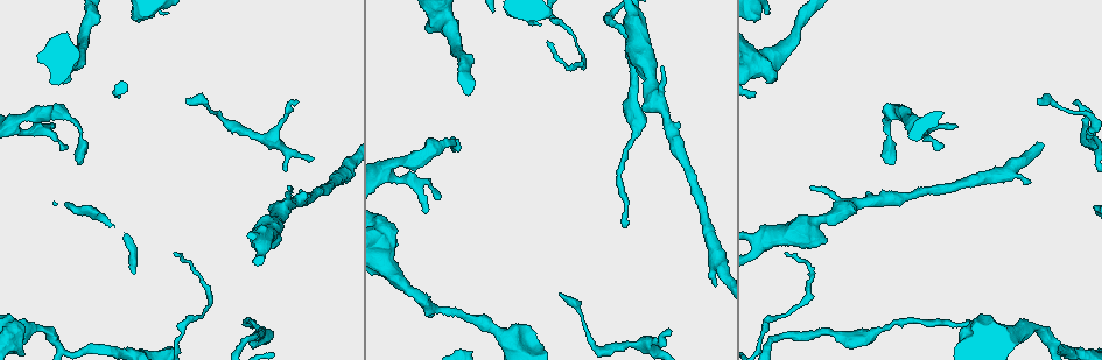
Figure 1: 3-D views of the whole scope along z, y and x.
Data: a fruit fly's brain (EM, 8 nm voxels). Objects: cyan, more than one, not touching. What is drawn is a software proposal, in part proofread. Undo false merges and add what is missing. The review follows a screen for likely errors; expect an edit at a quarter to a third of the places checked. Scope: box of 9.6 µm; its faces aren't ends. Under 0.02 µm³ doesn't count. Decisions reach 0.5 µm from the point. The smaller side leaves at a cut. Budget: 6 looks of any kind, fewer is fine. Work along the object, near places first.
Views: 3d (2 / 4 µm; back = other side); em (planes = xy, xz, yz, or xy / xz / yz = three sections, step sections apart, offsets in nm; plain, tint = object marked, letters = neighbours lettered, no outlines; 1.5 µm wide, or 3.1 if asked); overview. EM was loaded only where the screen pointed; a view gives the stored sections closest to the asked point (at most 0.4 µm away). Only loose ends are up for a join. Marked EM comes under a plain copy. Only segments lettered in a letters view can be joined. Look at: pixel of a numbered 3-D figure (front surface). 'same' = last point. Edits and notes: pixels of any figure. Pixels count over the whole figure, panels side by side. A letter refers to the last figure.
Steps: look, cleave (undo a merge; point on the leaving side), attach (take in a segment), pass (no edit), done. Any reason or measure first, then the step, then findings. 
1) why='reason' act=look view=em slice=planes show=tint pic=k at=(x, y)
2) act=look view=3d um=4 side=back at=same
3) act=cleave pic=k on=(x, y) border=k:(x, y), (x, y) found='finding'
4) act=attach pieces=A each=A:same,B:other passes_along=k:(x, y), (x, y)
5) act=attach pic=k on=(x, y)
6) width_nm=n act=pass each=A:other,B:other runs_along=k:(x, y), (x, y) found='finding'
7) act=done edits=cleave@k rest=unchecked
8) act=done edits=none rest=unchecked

why='narrows sharply' act=look view=em slice=planes show=tint pic=1 at=(889, 135)

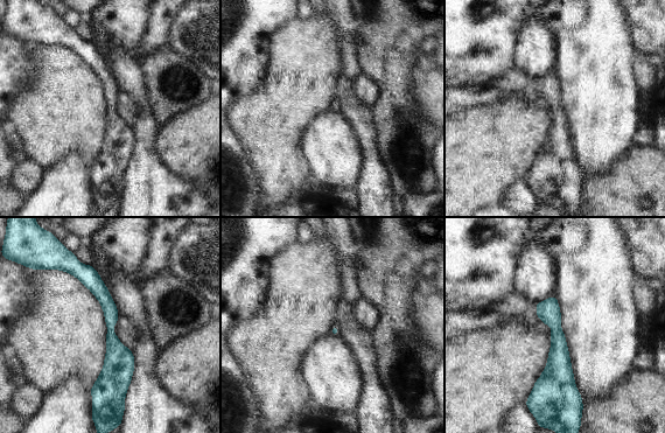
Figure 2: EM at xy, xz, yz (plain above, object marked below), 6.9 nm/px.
act=look view=em slice=planes show=letters at=same

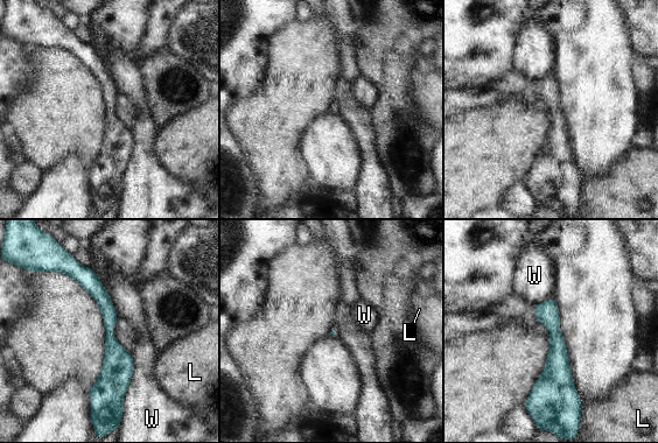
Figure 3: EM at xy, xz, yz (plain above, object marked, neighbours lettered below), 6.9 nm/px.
act=pass each=L:other,W:other border=3:(130, 352), (132, 375), (123, 410) found='one neuron here'

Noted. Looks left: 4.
why='thick turns thin' act=look view=em slice=yz step=8 show=letters pic=1 at=(634, 137)

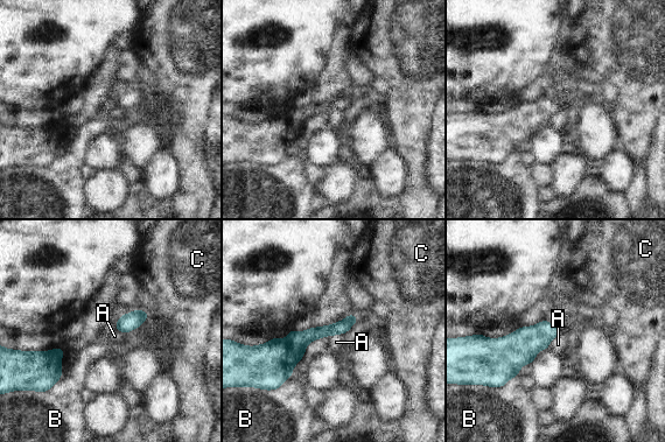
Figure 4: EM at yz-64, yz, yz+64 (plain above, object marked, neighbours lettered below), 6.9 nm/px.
act=look view=em slice=planes show=letters at=same

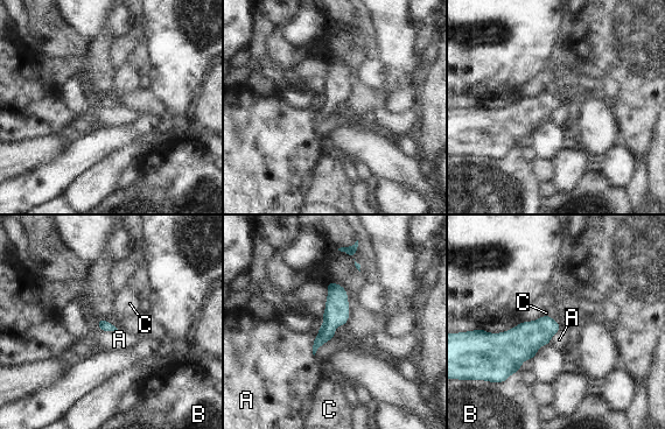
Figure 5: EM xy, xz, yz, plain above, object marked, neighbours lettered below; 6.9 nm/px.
width_nm=70 act=pass each=A:other,B:other,C:other runs_along=5:(331, 286), (334, 316), (315, 345) found='all the same neuron'

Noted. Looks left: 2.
why='an open end' act=look view=3d um=2 pic=1 at=(250, 327)

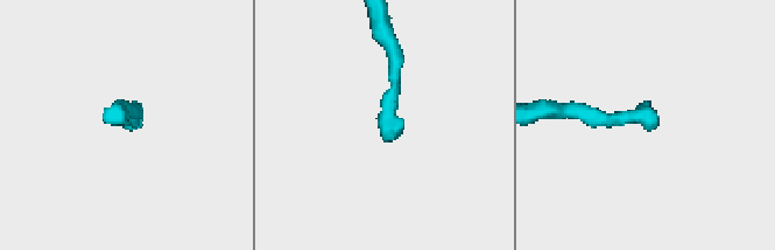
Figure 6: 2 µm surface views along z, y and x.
act=look view=em slice=planes show=letters pic=6 at=(658, 117)

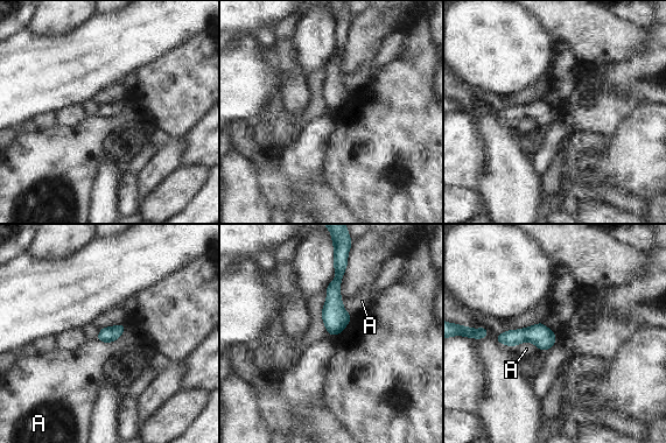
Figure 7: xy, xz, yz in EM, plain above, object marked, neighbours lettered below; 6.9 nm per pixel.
width_nm=160 act=pass each=A:other border=7:(126, 324), (116, 339), (97, 339) found='none of them fits'

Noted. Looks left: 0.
act=done edits=none rest=unchecked

